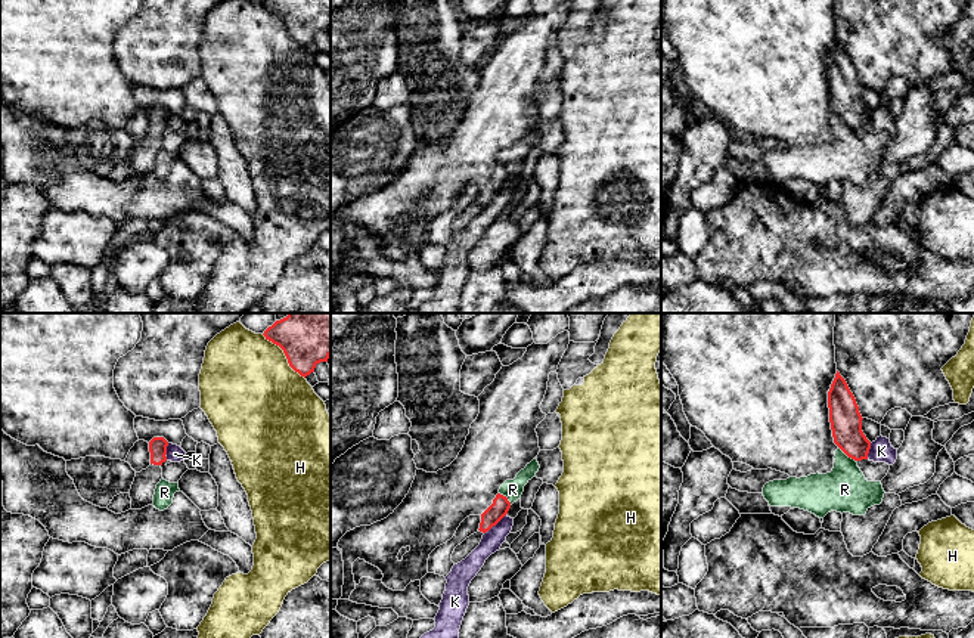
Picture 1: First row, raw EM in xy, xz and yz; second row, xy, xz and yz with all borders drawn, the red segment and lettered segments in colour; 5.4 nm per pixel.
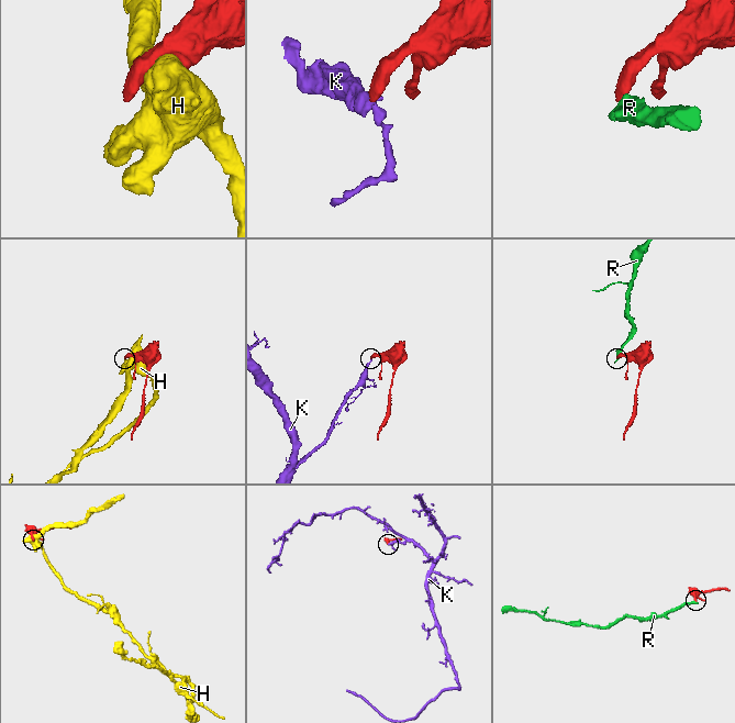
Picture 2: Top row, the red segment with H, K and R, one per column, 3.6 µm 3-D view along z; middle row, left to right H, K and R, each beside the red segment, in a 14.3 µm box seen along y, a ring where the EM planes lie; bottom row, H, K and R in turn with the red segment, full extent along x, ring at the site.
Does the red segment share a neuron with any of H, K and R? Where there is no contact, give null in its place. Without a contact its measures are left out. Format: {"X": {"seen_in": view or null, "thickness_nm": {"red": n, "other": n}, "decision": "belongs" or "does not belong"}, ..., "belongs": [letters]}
{"H": {"seen_in": "xy", "thickness_nm": {"red": 200, "other": 480}, "decision": "does not belong"}, "K": {"seen_in": "xz", "thickness_nm": {"red": 100, "other": 120}, "decision": "does not belong"}, "R": {"seen_in": "yz", "thickness_nm": {"red": 180, "other": 240}, "decision": "does not belong"}, "belongs": []}

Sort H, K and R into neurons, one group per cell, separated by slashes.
H / K R

